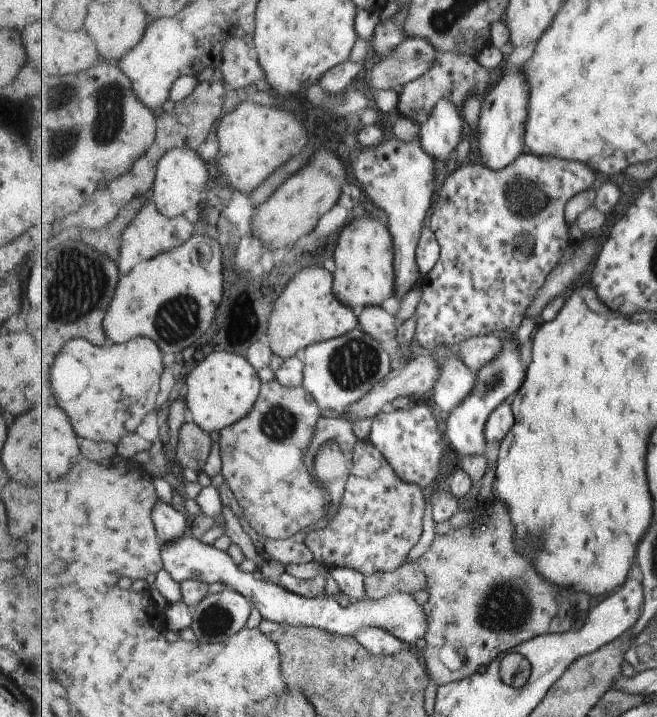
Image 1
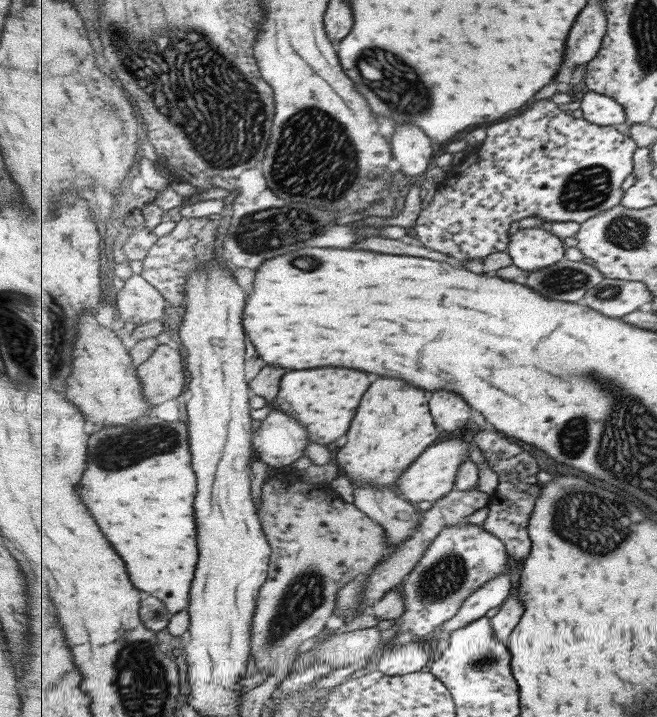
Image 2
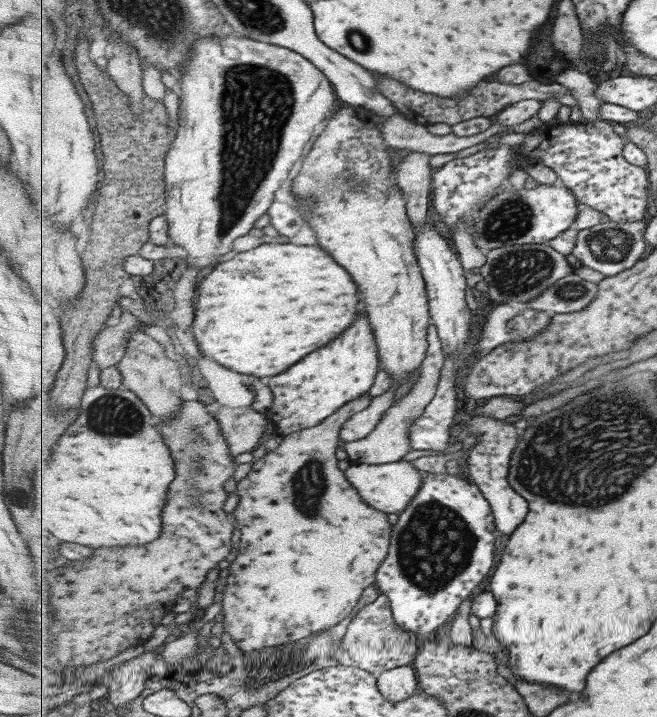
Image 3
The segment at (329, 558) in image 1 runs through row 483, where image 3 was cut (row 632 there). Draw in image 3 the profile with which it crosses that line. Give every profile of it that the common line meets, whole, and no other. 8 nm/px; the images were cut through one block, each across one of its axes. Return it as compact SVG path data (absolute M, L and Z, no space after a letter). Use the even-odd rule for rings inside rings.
M381 594L375 602L364 606L350 622L347 634L341 645L332 652L332 658L347 666L358 666L363 670L380 675L381 673L413 663L421 645L416 643L414 632L405 631L393 620L389 597Z

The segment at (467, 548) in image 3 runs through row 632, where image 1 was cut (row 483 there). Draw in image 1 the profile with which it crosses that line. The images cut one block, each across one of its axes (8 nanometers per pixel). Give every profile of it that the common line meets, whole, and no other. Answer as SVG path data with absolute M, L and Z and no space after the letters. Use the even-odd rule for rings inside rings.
M421 400L413 401L411 410L402 409L386 409L381 411L376 417L371 419L371 429L368 432L366 440L371 442L383 456L385 460L389 461L393 470L399 470L399 476L407 482L417 482L423 488L430 488L435 490L435 480L441 472L443 466L443 454L445 454L445 442L441 438L439 432L439 424L443 421L437 422L437 418L433 416L433 412L427 408L427 404Z

